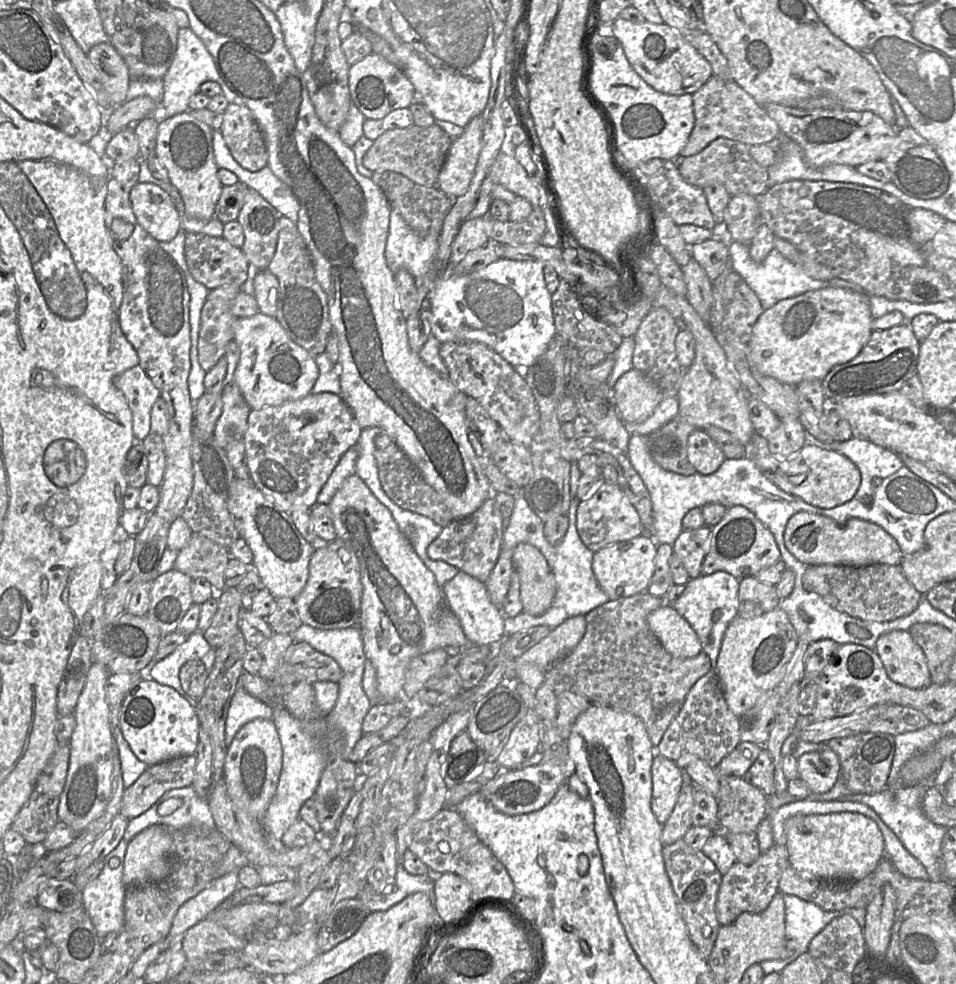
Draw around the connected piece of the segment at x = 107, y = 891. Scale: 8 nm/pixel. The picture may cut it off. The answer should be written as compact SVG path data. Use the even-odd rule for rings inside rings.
M124 838L119 842L116 848L104 858L104 866L100 874L82 890L83 907L87 911L100 940L109 932L118 934L124 927L124 898L127 888L122 882L122 877L128 843ZM114 857L119 859L119 866L111 869L109 863Z

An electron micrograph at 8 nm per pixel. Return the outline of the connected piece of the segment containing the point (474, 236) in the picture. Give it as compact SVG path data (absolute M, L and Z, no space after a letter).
M489 215L463 222L451 245L450 265L457 265L468 252L483 247L491 239L493 220Z

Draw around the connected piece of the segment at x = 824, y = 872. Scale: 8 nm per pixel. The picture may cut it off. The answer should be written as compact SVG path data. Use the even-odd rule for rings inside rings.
M859 813L797 815L786 821L784 831L789 863L802 876L859 881L873 872L885 856L884 839L878 825Z

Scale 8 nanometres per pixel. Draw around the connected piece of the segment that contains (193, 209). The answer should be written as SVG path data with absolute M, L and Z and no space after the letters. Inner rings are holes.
M188 110L159 120L155 149L155 155L168 171L170 183L183 199L185 215L202 221L215 217L216 204L223 187L214 159L212 131Z

